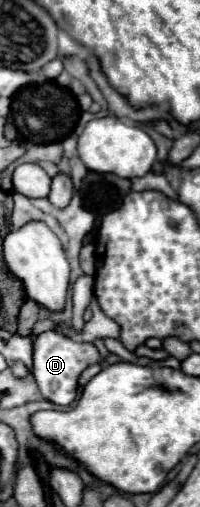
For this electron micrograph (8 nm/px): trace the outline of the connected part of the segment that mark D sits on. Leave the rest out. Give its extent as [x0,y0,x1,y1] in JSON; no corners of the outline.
[33,330,99,404]

